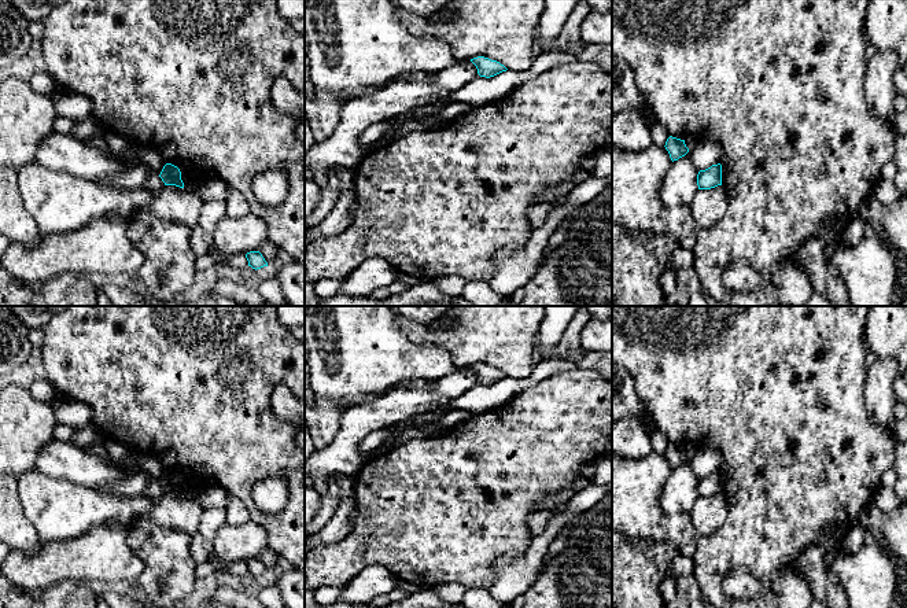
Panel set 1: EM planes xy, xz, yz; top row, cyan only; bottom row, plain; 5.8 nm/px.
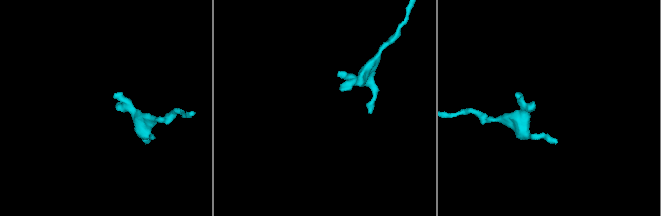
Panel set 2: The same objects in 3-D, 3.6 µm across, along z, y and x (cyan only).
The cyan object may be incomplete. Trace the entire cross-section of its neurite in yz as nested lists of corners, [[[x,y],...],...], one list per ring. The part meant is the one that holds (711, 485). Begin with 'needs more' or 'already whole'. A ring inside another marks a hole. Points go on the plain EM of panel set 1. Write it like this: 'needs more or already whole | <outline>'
already whole | [[[712,472],[705,478],[700,478],[697,482],[698,497],[711,497],[722,493],[722,472]]]

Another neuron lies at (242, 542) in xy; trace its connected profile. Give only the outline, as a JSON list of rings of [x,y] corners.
[[[251,520],[239,526],[225,523],[218,528],[211,546],[213,553],[225,563],[247,561],[258,559],[268,549],[268,533]]]

